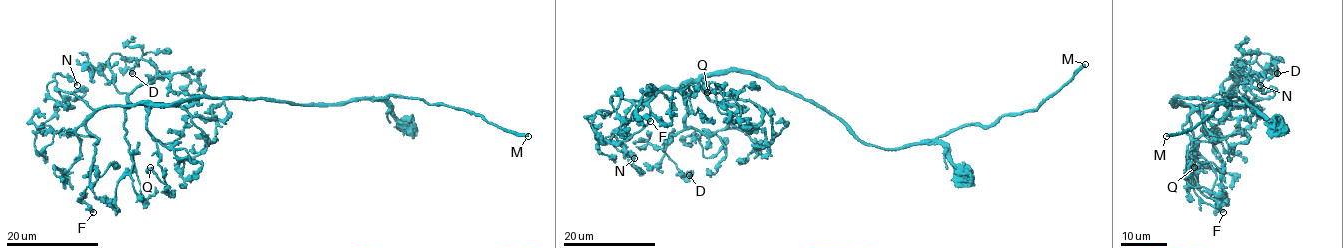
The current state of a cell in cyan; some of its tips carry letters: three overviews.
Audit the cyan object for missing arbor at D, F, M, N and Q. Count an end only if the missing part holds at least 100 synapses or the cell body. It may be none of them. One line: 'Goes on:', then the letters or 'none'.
Goes on: M

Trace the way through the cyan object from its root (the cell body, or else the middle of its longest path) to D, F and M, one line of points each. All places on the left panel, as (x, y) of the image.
D: (255, 99), (196, 97), (176, 104), (128, 106), (128, 96), (114, 85), (109, 58), (119, 54), (132, 73)
F: (255, 99), (196, 97), (176, 104), (100, 107), (85, 124), (98, 139), (90, 184), (80, 198), (93, 212)
M: (255, 99), (295, 103), (345, 103), (389, 96), (423, 99), (429, 103), (467, 109), (504, 129), (528, 136)

